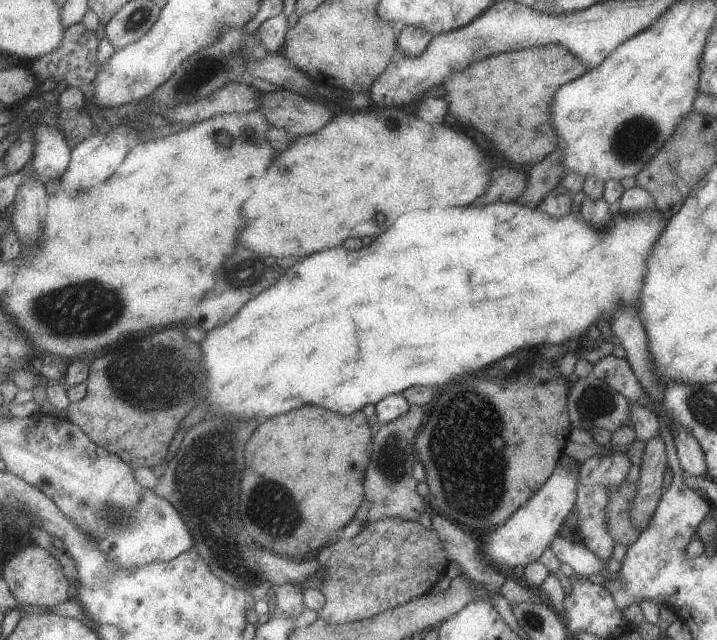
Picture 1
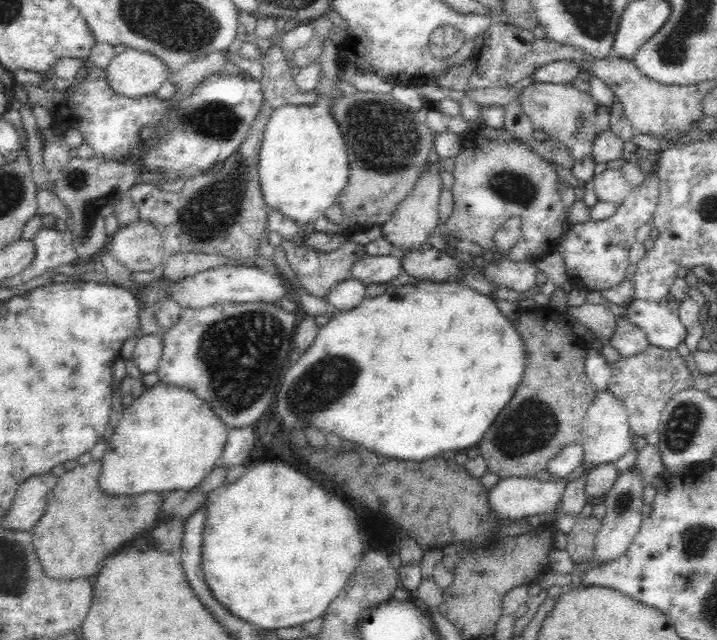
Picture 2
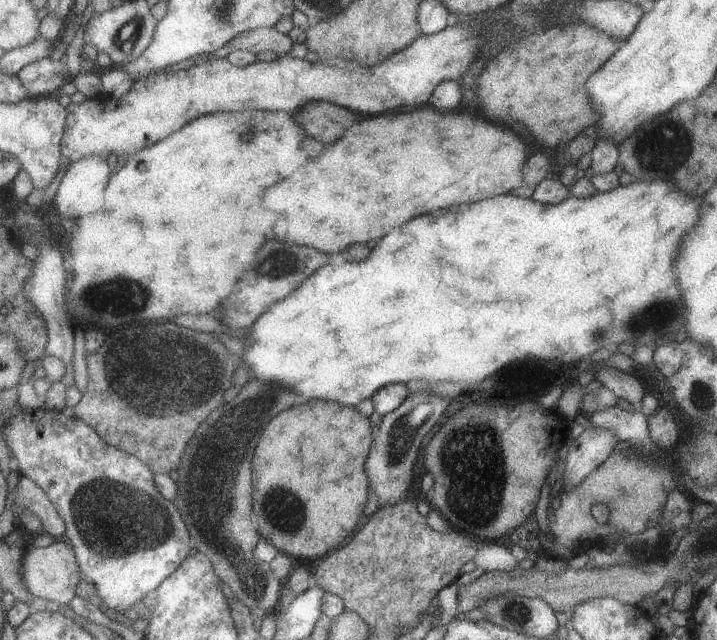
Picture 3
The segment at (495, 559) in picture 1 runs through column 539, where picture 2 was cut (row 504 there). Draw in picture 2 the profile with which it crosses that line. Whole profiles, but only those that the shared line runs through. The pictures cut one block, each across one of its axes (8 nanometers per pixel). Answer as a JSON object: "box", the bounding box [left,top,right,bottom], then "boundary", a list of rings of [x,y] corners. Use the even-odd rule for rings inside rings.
{"box":[488,477,566,519],"boundary":[[[532,477],[501,478],[489,489],[488,501],[492,511],[496,511],[500,518],[520,519],[523,516],[538,516],[538,514],[558,514],[556,506],[562,500],[566,487],[566,481],[562,479],[540,481]]]}

